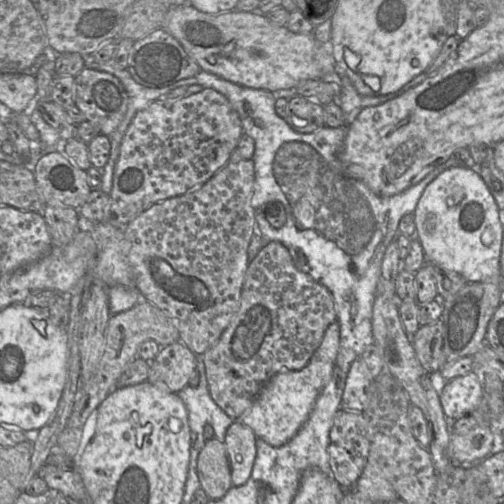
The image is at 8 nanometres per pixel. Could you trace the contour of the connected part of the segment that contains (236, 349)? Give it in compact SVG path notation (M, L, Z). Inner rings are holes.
M266 242L248 265L237 313L219 340L202 354L211 398L228 416L238 420L251 407L261 387L270 378L281 371L299 371L309 363L327 327L335 321L331 292L300 271L282 243Z

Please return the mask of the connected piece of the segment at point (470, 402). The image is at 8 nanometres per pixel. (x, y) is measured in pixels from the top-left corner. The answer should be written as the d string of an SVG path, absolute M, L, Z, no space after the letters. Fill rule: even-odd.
M475 372L453 378L439 387L439 400L445 417L449 421L470 414L483 397L481 377Z

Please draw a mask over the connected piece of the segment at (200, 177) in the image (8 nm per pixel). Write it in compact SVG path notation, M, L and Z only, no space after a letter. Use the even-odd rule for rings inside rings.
M212 88L178 100L156 100L133 117L120 146L110 192L111 207L103 222L125 227L157 202L183 195L207 182L225 166L243 134L238 113L227 98Z

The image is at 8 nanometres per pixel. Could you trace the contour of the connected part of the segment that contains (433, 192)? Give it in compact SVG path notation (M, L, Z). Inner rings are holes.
M452 167L442 172L426 186L413 214L416 237L428 261L458 273L467 282L502 279L503 227L499 208L479 174L465 167Z

